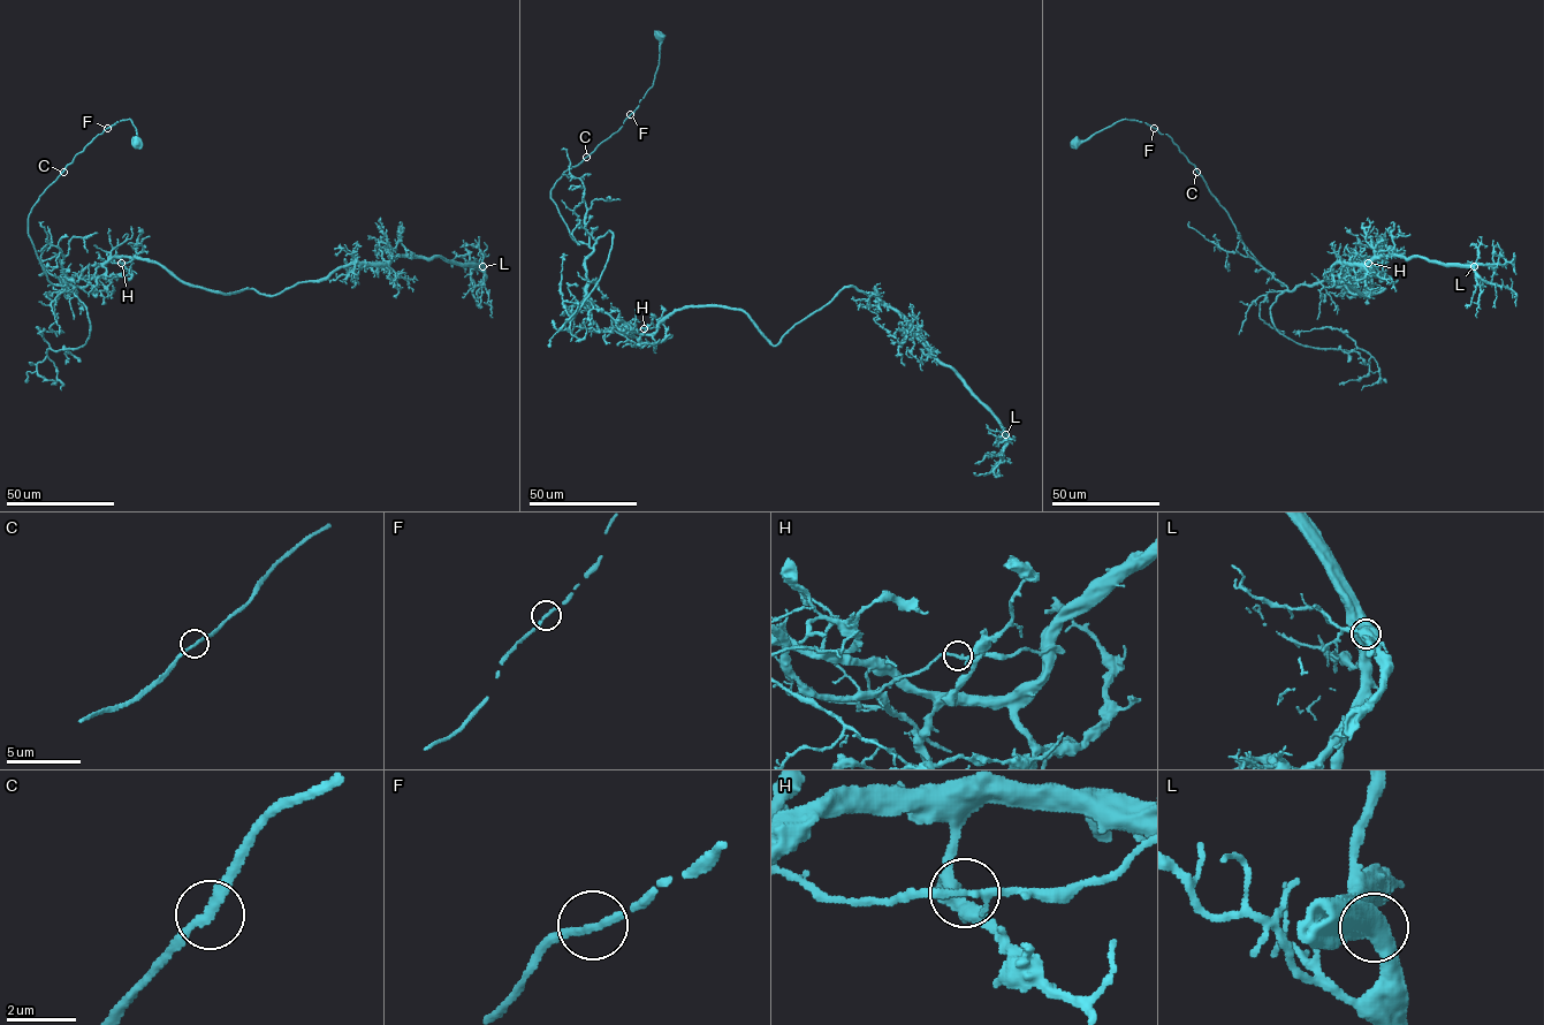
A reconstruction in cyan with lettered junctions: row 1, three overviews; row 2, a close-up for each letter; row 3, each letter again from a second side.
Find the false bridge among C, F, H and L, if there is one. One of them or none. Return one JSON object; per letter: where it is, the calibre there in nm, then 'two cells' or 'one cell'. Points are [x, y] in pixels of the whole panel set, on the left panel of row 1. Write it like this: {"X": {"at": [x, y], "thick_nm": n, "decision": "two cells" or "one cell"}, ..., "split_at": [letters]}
{"C": {"at": [63, 172], "thick_nm": 220, "decision": "one cell"}, "F": {"at": [107, 128], "thick_nm": 200, "decision": "one cell"}, "H": {"at": [121, 263], "thick_nm": 220, "decision": "two cells"}, "L": {"at": [483, 266], "thick_nm": 600, "decision": "one cell"}, "split_at": ["H"]}

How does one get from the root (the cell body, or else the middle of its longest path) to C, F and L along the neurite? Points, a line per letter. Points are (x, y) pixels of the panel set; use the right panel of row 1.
C: (1075, 143), (1087, 141), (1119, 121), (1134, 120), (1166, 134), (1196, 172)
F: (1075, 143), (1086, 141), (1124, 119), (1154, 128)
L: (1075, 143), (1166, 134), (1290, 290), (1360, 258), (1347, 289), (1385, 289), (1326, 278), (1474, 266)

